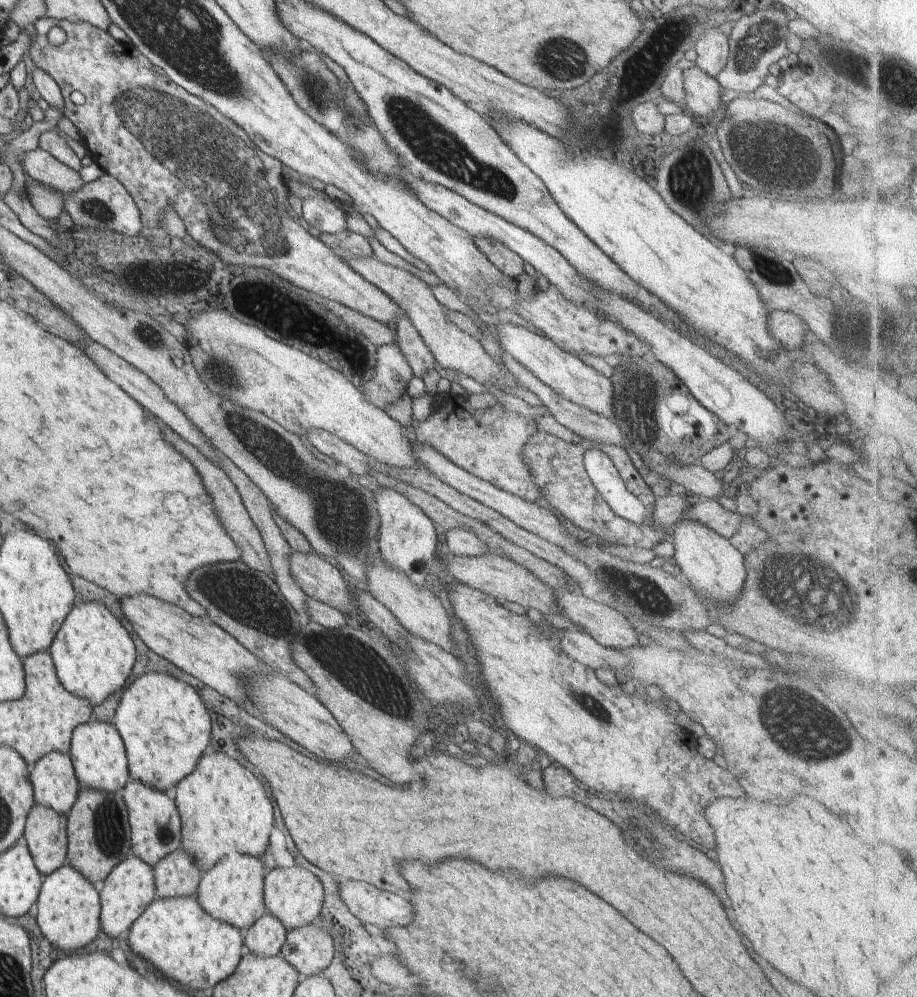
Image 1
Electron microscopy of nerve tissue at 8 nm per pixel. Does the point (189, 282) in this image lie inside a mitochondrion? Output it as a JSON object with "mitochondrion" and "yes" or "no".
{"mitochondrion":"no"}

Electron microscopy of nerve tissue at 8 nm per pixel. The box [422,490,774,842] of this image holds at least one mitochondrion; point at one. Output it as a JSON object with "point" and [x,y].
{"point":[582,699]}

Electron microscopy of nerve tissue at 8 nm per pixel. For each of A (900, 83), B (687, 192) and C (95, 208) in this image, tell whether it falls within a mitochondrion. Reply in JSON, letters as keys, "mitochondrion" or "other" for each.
{"A":"mitochondrion","B":"mitochondrion","C":"mitochondrion"}

